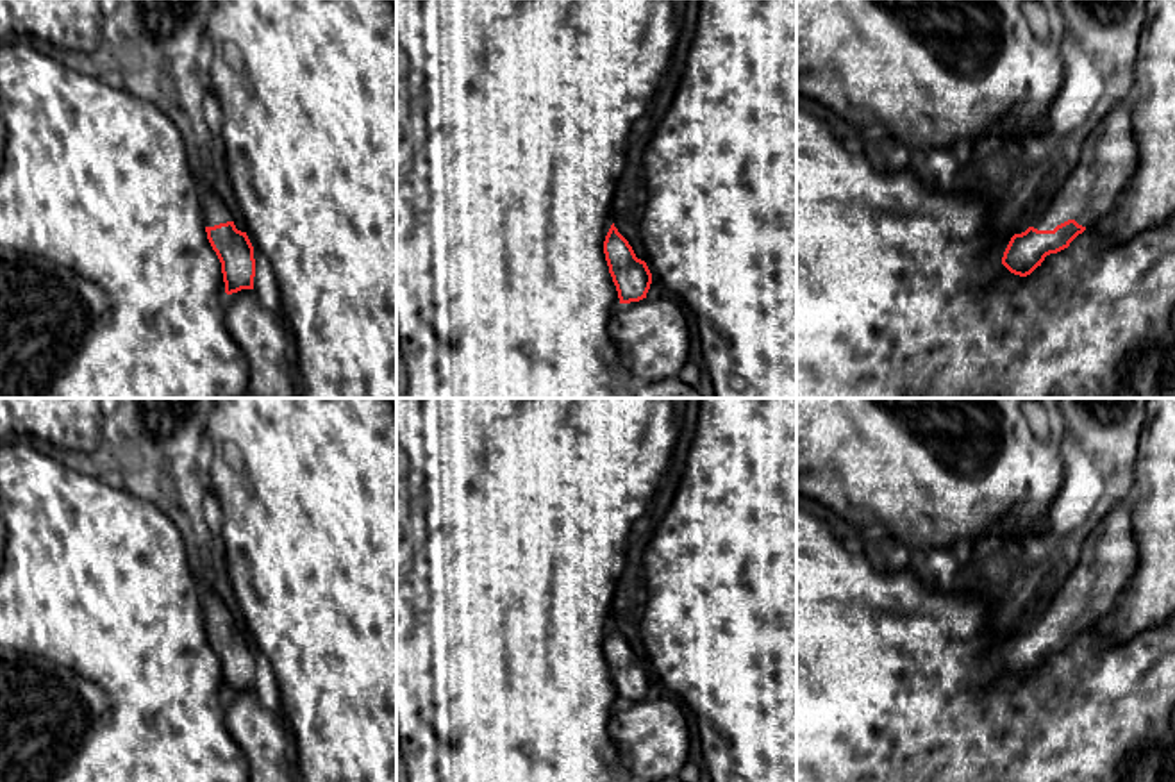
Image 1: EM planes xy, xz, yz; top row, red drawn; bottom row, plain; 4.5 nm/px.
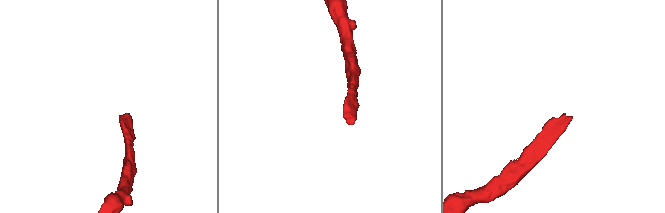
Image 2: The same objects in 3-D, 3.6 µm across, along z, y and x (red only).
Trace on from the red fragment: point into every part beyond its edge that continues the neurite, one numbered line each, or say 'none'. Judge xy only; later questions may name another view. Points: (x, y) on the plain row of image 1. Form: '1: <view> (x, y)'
1: xy (215, 611)

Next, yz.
1: yz (1109, 556)

